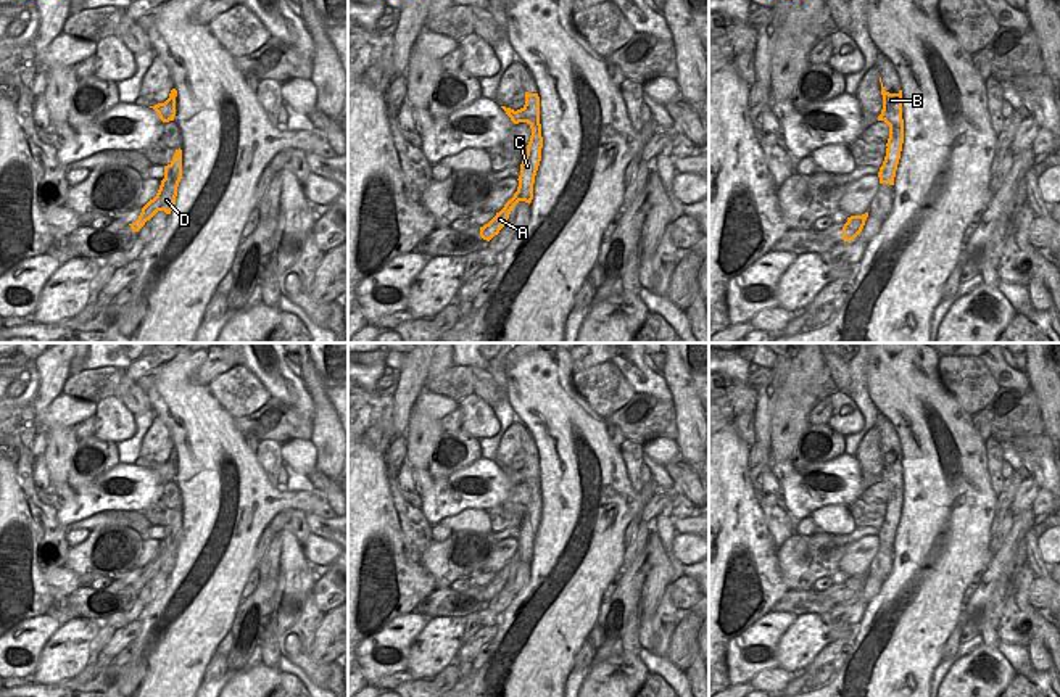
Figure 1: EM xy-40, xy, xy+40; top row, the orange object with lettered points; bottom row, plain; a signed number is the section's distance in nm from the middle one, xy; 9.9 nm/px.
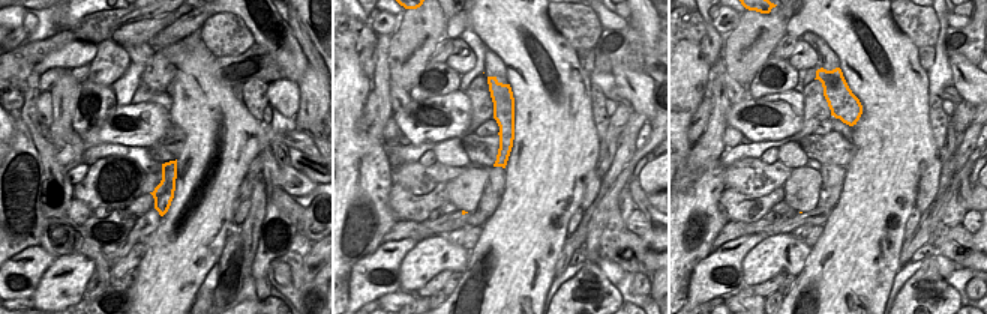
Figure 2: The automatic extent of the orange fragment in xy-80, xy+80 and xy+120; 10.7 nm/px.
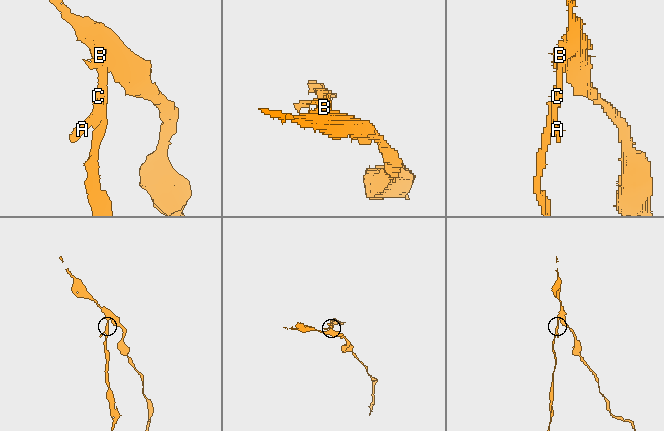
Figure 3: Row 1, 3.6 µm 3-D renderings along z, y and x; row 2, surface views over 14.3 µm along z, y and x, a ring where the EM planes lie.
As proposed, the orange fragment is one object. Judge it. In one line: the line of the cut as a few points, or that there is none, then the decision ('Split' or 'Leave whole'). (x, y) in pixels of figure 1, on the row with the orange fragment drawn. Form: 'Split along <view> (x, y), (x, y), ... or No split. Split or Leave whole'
Split along xy (517, 110), (538, 126), (540, 134). Split

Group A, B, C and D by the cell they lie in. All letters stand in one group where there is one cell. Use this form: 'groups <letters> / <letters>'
groups A C D / B

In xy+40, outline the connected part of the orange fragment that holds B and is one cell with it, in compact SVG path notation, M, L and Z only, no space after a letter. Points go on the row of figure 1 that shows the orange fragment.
M881 82L881 95L883 95L883 121L894 121L901 126L901 135L904 135L904 119L902 119L902 90L897 93L889 93L884 90Z

